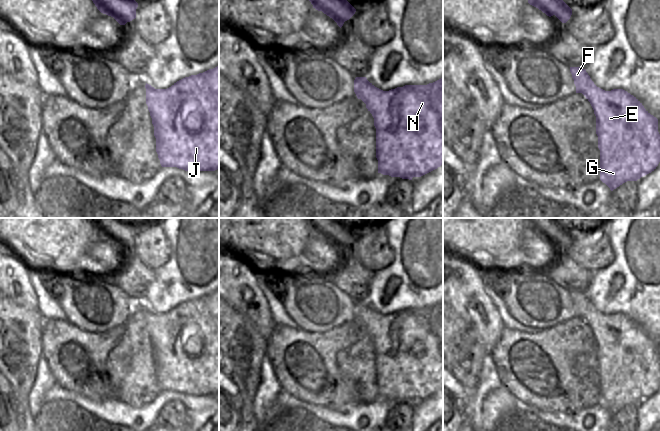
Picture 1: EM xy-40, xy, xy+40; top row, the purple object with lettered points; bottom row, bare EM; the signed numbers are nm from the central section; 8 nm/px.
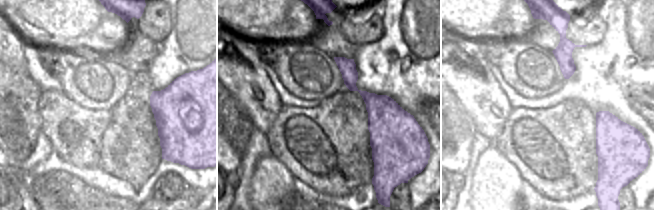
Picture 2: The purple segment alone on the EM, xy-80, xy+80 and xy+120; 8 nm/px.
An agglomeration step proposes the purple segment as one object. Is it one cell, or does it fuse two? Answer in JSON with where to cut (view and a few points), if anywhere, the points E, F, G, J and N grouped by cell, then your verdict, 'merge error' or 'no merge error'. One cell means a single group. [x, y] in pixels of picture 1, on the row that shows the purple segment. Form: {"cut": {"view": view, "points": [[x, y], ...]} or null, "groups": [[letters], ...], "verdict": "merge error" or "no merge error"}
{"cut": {"view": "xy", "points": [[367, 80], [364, 87], [356, 95]]}, "groups": [["E", "G", "J", "N"], ["F"]], "verdict": "merge error"}

